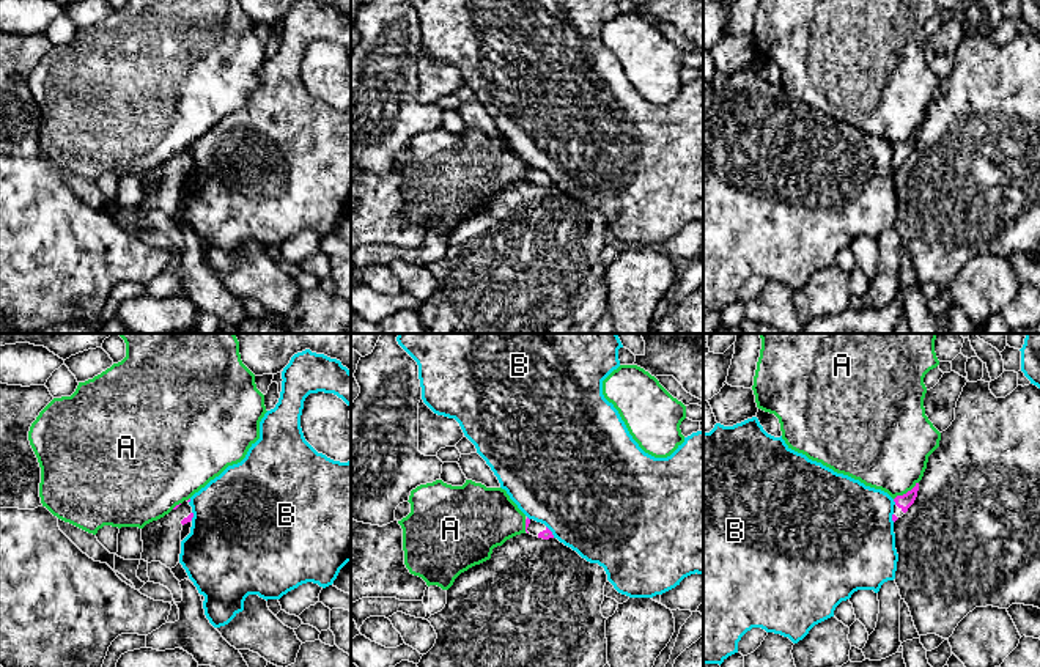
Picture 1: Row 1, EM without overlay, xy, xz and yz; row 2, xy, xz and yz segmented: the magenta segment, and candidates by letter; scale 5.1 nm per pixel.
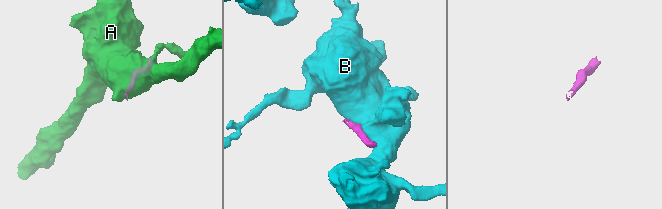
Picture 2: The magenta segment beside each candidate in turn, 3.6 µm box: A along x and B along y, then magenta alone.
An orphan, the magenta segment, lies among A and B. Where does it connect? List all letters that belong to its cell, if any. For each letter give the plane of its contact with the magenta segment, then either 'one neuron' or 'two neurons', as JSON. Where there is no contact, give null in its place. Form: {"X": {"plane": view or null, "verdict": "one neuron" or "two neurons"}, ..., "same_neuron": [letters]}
{"A": {"plane": "yz", "verdict": "two neurons"}, "B": {"plane": "yz", "verdict": "two neurons"}, "same_neuron": []}

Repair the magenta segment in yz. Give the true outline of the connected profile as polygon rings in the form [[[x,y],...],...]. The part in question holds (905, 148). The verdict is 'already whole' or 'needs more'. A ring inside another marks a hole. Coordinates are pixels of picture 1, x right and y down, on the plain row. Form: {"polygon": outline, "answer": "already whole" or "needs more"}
{"polygon": [[[916,131],[916,134],[908,138],[903,143],[897,143],[894,146],[895,153],[894,153],[894,162],[892,162],[892,168],[895,170],[898,165],[902,165],[908,156],[914,151],[916,145],[917,145],[917,138],[919,138],[919,131]]], "answer": "needs more"}

